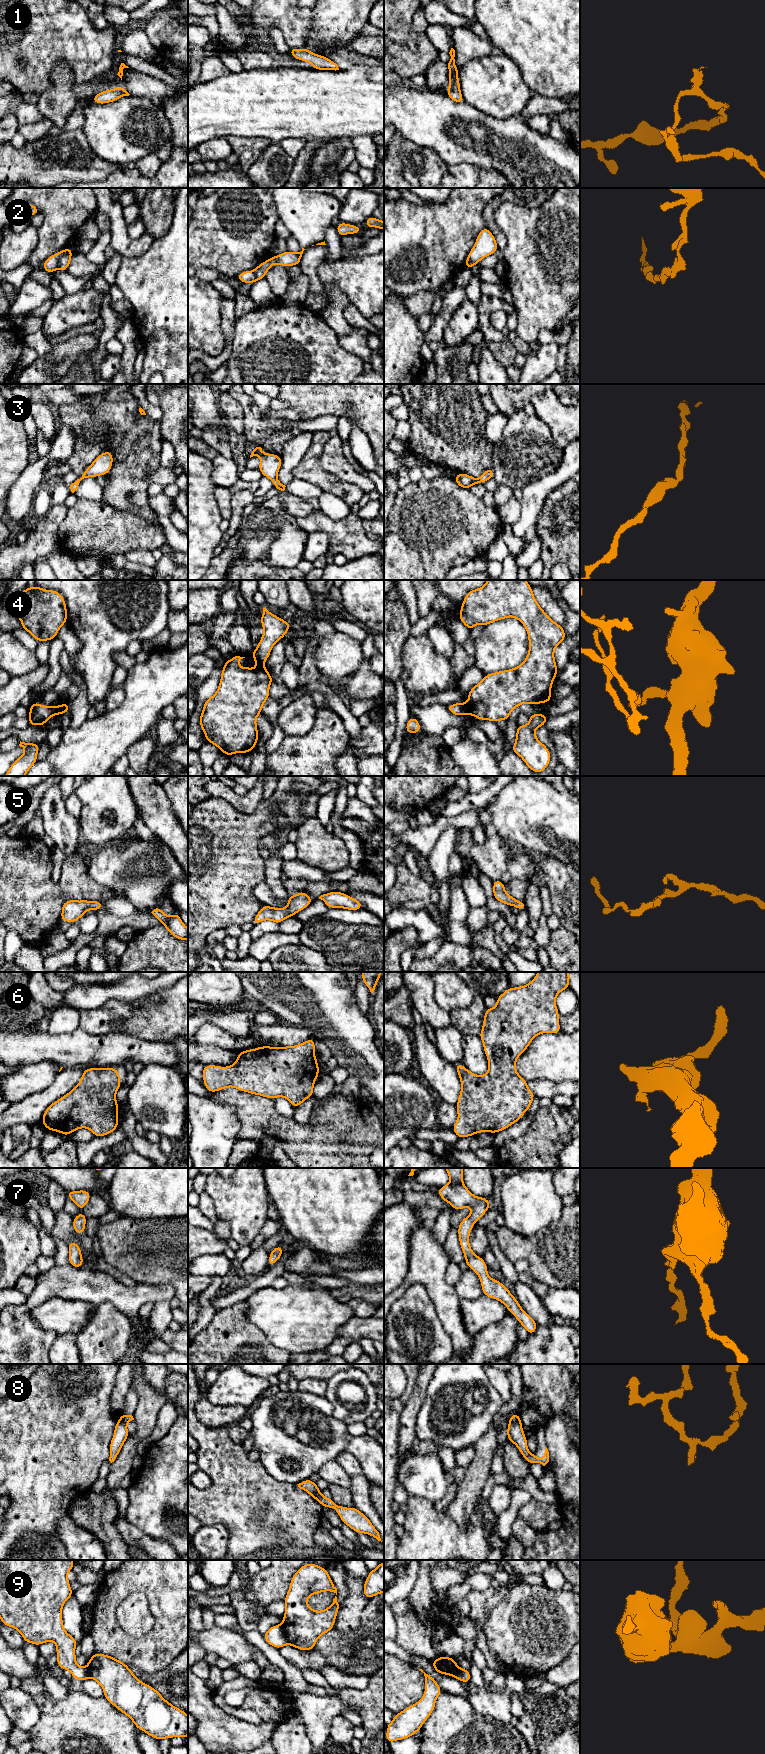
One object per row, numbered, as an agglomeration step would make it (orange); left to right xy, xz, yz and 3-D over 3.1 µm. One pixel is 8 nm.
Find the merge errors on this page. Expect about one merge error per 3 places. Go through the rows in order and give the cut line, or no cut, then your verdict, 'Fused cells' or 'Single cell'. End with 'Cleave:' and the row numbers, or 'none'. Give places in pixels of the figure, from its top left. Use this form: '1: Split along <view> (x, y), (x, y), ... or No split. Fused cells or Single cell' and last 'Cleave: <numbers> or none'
1: No split. Single cell
2: Split along xy (71, 250), (67, 251), (60, 258), (57, 268). Fused cells
3: No split. Single cell
4: Split along yz (465, 703), (466, 712). Fused cells
5: No split. Single cell
6: No split. Single cell
7: No split. Single cell
8: Split along yz (510, 1419), (521, 1425). Fused cells
9: Split along xz (280, 1625), (289, 1643). Fused cells
Cleave: 2, 4, 8, 9

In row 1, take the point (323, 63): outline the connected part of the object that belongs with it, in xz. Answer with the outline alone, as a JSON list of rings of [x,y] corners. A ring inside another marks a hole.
[[[289,48],[289,53],[293,58],[309,62],[313,69],[317,70],[339,70],[337,64],[326,56],[317,55],[306,48]]]

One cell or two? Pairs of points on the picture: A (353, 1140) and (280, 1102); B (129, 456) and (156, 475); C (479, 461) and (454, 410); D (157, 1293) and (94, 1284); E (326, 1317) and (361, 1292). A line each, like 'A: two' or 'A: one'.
A: two
B: two
C: one
D: one
E: two

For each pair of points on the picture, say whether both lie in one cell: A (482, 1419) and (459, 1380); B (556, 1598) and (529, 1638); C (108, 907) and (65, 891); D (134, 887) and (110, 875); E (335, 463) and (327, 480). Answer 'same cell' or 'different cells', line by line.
A: same cell
B: same cell
C: different cells
D: same cell
E: different cells

